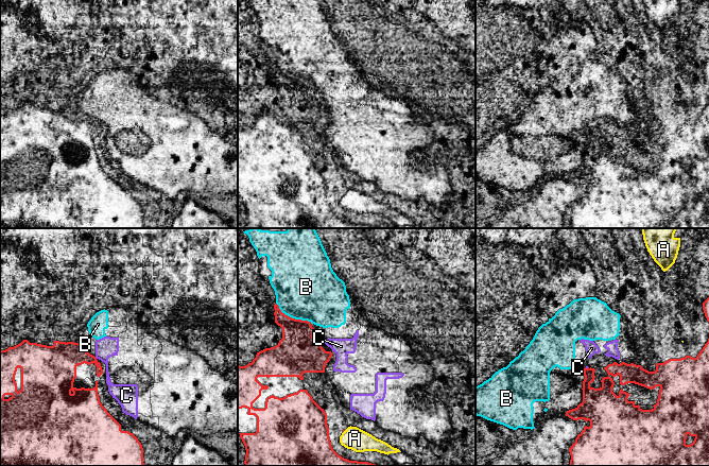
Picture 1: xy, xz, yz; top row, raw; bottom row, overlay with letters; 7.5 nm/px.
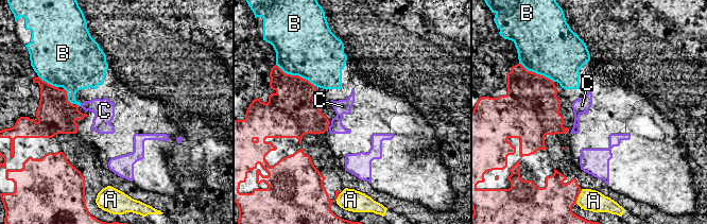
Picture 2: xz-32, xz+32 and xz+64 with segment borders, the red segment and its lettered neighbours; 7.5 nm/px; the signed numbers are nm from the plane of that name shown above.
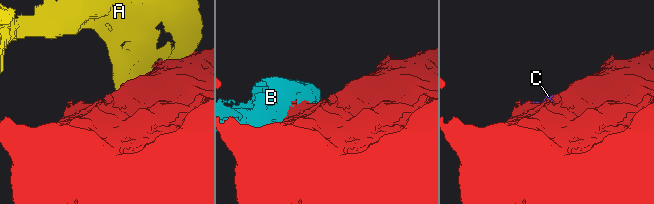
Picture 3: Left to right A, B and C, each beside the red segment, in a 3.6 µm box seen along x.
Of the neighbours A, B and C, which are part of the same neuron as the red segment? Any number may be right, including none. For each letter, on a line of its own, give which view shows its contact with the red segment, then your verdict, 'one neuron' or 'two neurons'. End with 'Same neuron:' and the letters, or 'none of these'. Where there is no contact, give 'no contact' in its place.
A: no contact; two neurons
B: contact in xz; two neurons
C: contact in yz; two neurons
Same neuron: none of these

